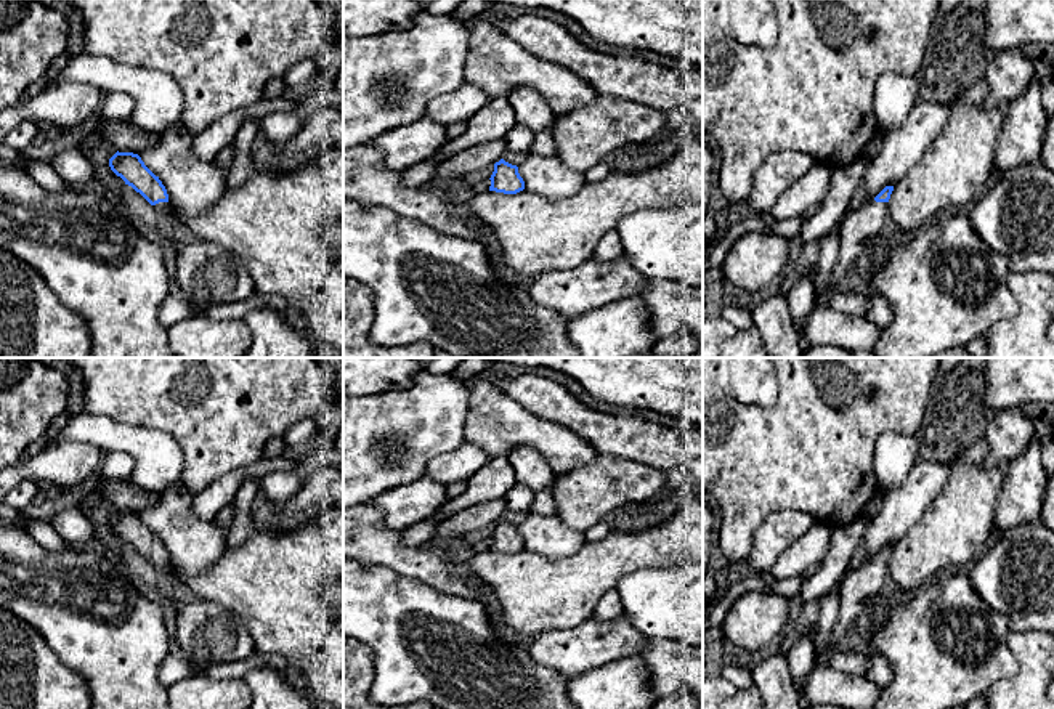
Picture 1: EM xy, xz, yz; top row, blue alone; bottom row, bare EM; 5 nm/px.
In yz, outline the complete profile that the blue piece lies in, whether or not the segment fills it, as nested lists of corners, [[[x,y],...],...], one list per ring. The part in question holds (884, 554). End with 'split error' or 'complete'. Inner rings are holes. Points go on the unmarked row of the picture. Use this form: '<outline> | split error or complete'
[[[886,545],[874,558],[863,561],[857,569],[849,571],[841,584],[839,619],[831,635],[831,643],[815,653],[815,667],[829,666],[829,658],[842,635],[863,614],[871,616],[874,598],[881,595],[884,577],[889,574],[889,558],[894,545]]] | split error

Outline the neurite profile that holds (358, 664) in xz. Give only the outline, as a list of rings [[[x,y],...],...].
[[[347,640],[343,643],[343,709],[435,709],[425,701],[395,707],[377,704],[371,698],[374,680],[371,648],[358,640]]]

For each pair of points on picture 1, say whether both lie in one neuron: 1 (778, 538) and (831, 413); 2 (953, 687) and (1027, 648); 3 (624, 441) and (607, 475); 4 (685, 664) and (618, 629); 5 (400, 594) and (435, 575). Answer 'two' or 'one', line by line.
1: two
2: two
3: two
4: two
5: two

